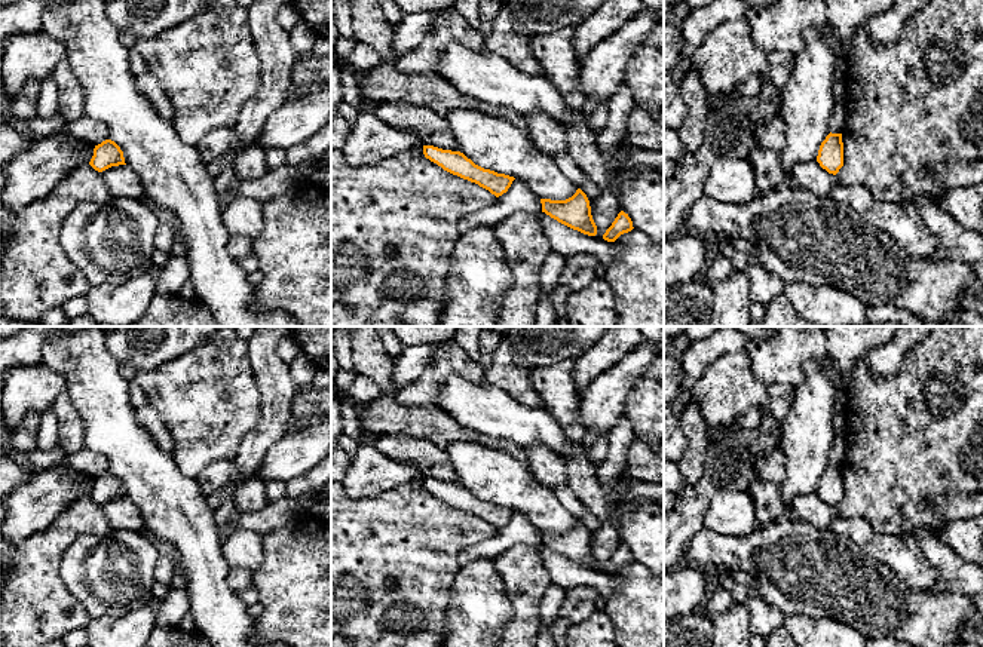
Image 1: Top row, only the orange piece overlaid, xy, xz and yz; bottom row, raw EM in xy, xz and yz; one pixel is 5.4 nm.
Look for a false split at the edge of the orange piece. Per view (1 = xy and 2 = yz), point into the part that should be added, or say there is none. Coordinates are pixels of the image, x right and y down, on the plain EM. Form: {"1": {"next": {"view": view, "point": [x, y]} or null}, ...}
{"1": {"next": null}, "2": {"next": null}}

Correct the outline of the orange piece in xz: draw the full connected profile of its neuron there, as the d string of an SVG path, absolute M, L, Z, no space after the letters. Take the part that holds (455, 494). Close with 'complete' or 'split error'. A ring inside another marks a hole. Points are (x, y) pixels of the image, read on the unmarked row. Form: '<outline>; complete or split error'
M423 478L423 487L431 494L441 499L444 503L457 508L463 512L478 516L489 522L496 530L508 524L514 509L497 506L475 497L460 484L442 482L434 478Z; complete

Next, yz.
M829 466L821 475L817 494L829 506L836 508L843 499L843 475L842 466Z; complete

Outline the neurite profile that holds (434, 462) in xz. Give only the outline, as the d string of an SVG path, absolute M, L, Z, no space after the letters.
M377 433L371 435L370 442L383 456L416 464L423 472L423 478L460 484L445 450L428 439L407 433Z

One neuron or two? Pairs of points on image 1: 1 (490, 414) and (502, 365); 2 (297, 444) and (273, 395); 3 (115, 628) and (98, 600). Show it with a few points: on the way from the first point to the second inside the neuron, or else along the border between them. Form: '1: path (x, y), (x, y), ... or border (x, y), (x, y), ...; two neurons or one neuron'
1: border (486, 379), (527, 405); two neurons
2: border (284, 434), (262, 460); two neurons
3: border (143, 607), (121, 616), (91, 619); two neurons

